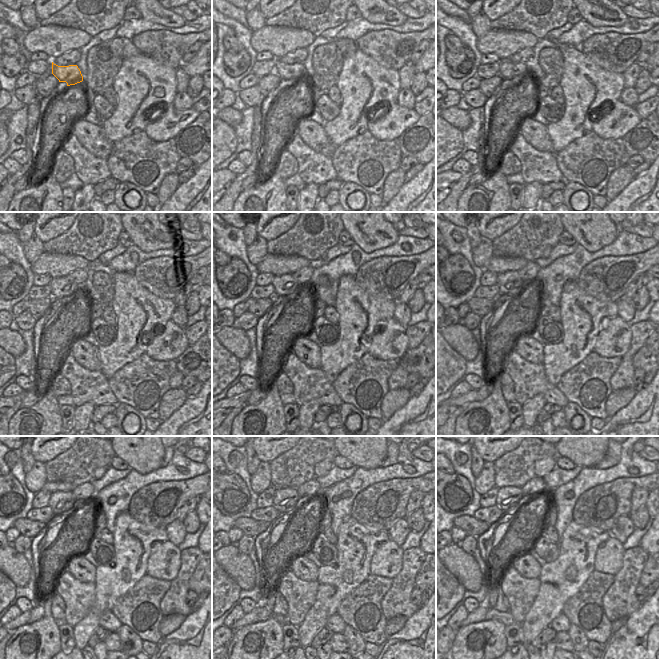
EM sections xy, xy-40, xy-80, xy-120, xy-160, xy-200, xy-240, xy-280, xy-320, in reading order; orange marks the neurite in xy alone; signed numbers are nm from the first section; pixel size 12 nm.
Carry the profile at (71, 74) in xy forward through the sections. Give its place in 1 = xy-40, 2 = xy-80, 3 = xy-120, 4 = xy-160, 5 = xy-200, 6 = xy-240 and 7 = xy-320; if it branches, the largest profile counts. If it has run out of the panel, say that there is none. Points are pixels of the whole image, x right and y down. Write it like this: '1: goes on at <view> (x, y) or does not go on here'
1: goes on at xy-40 (296, 71)
2: goes on at xy-80 (507, 69)
3: goes on at xy-120 (61, 287)
4: goes on at xy-160 (285, 284)
5: goes on at xy-200 (509, 280)
6: goes on at xy-240 (59, 502)
7: goes on at xy-320 (509, 498)

